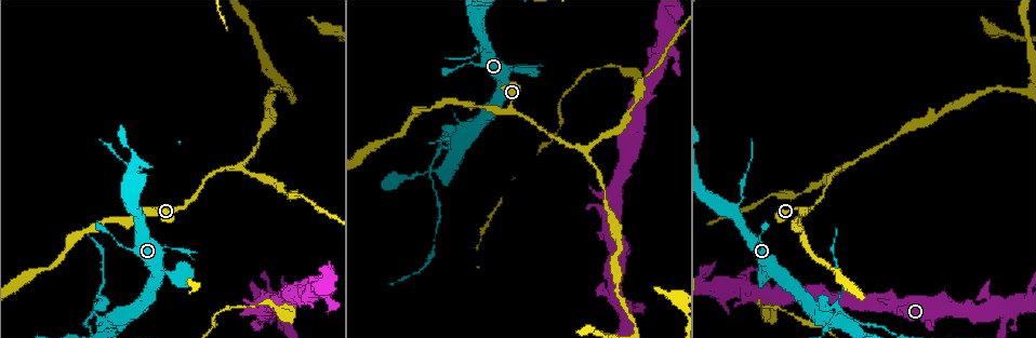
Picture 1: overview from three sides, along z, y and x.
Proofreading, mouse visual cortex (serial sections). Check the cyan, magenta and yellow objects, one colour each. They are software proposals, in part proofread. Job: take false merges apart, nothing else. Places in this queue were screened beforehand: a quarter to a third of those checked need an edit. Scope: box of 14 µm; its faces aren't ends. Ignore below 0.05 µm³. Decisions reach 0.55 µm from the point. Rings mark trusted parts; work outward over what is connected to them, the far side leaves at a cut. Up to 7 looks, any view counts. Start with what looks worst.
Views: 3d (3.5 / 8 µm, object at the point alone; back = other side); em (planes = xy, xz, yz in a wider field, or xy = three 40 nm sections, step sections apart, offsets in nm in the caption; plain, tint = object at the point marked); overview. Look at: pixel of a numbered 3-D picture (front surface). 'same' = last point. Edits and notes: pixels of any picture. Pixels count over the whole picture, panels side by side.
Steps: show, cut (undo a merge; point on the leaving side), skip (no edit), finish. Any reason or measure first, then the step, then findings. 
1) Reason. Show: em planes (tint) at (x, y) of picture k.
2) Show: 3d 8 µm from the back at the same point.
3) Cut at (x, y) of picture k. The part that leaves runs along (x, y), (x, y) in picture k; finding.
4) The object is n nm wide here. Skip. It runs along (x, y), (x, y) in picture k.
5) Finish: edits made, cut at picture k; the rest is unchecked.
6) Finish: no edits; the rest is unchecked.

Small branch off a trunk. Show: 3d 8 µm from the back at (481, 40) of picture 1.

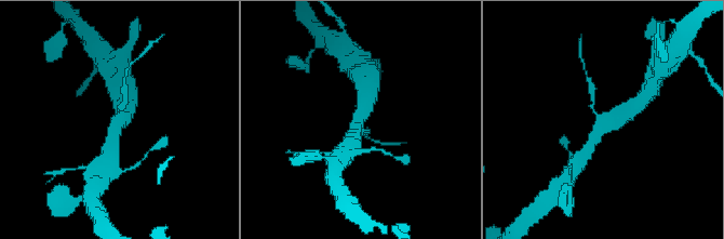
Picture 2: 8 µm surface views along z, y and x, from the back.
Show: 3d 3.5 µm at (606, 126) of picture 2.

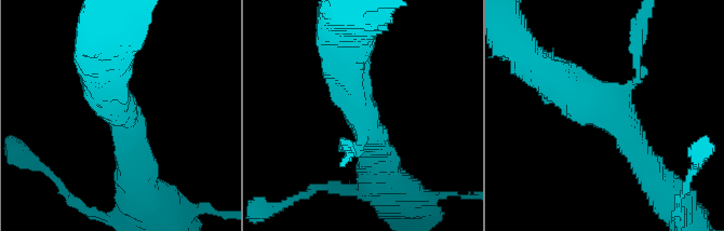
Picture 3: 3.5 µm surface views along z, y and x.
3 arms meet here; the arms are 150, 400, 600 nm wide. Show: em xy step 5 (tint) at (361, 118) of picture 3.

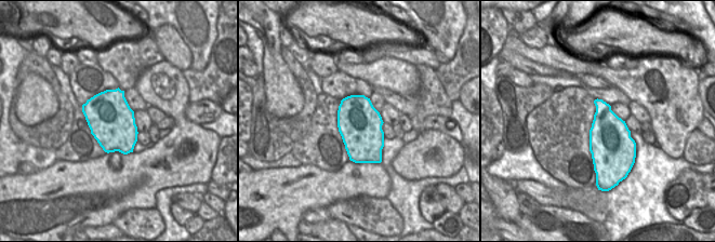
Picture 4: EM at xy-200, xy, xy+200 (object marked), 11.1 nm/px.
Skip. It runs along (651, 172), (603, 105), (553, 79) in picture 3; one cell here.

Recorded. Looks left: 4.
A fork. Show: 3d 3.5 µm at (580, 148) of picture 1.

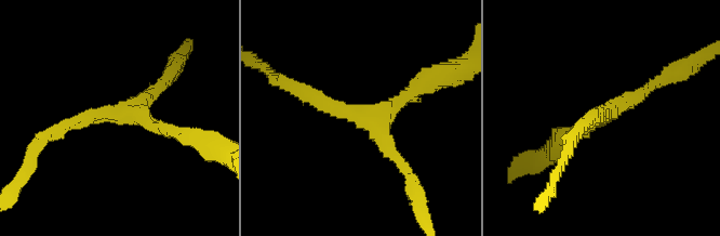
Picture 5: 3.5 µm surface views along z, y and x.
3 arms meet here; the arms are 200, 200, 200 nm wide; need the tissue. Show: em xy step 3 (tint) at (118, 118) of picture 5.

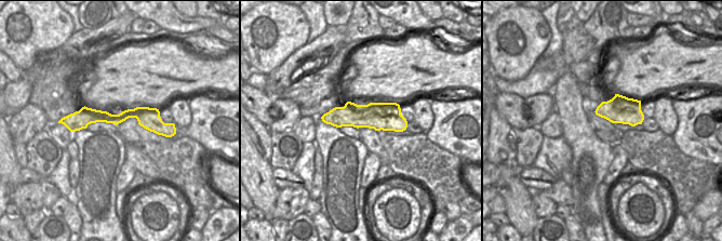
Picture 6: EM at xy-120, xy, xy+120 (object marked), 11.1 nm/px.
Skip. It runs along (298, 88), (371, 123), (401, 166) in picture 5; one cell here.

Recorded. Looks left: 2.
Four or more arms meet. Show: 3d 3.5 µm at (103, 320) of picture 1.

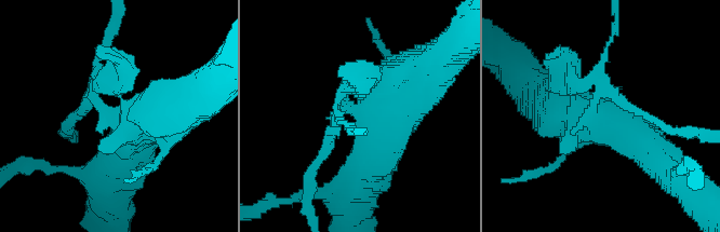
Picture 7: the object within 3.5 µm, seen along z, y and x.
Show: em xy step 1 (tint) at (593, 115) of picture 7.

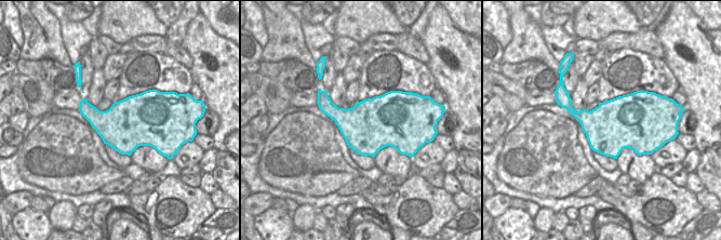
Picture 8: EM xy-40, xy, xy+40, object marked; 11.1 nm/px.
Cut at (572, 65) of picture 7. The part that leaves runs along (596, 103), (615, 96), (682, 133) in picture 7; a second cell is stuck on.

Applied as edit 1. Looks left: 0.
Finish: edits made, cut at picture 7; the rest is unchecked.

